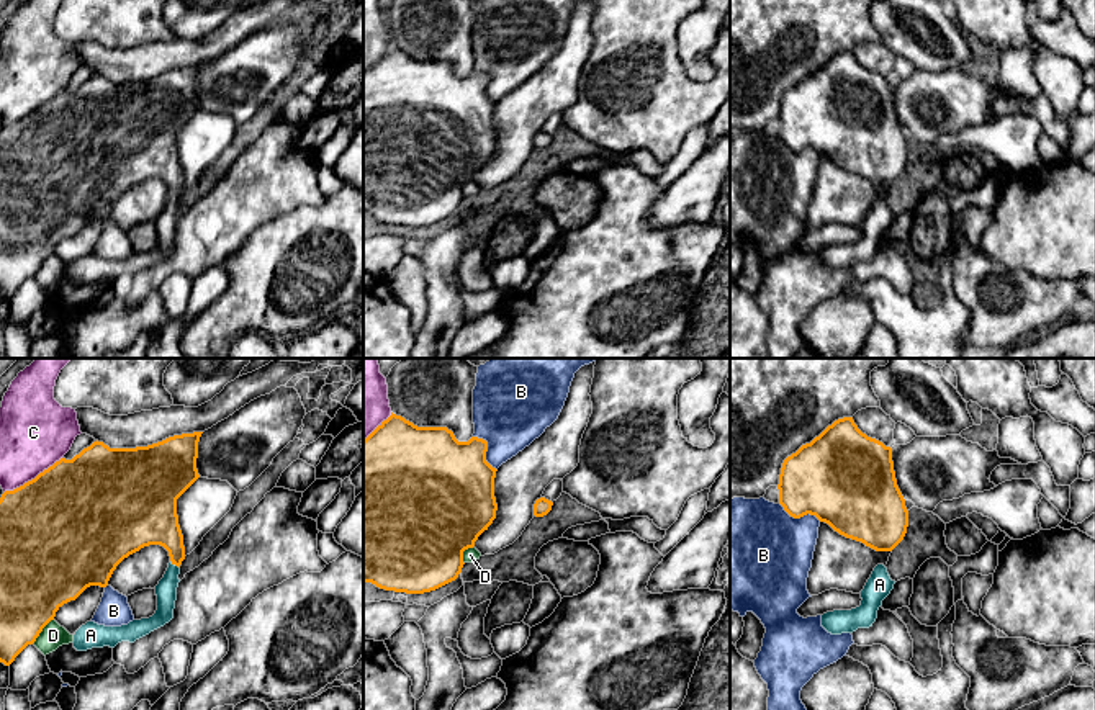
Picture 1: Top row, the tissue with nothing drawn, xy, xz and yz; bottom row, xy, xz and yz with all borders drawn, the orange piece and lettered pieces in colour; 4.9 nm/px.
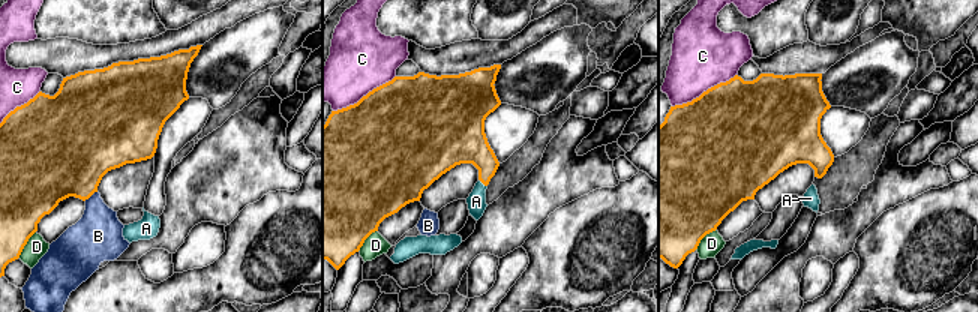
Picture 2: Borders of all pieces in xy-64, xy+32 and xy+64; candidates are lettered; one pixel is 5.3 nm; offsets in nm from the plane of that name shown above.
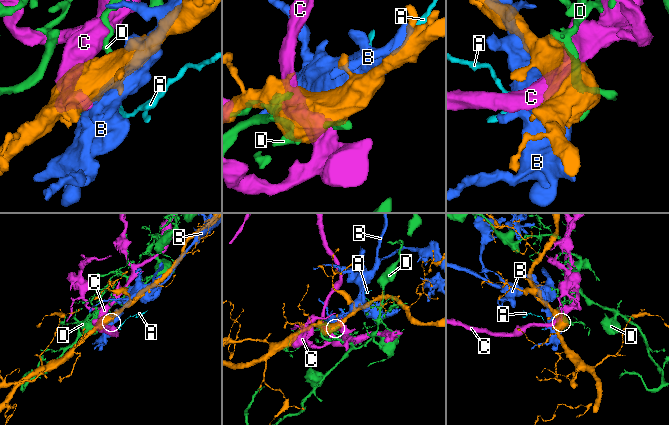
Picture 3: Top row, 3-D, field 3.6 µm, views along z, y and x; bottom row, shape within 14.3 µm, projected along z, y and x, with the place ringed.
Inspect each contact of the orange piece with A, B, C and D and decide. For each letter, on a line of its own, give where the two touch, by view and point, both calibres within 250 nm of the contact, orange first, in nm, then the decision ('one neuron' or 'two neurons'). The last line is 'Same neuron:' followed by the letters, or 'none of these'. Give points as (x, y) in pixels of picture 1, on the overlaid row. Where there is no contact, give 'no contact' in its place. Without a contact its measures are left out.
A: meets orange in xy at (175, 565); 240 nm thick on the orange side, 110 nm on the other; one neuron
B: meets orange in xz at (486, 450); 440 nm thick on the orange side, 380 nm on the other; two neurons
C: meets orange in xy at (35, 478); 500 nm thick on the orange side, 360 nm on the other; two neurons
D: meets orange in xy at (41, 630); 360 nm thick on the orange side, 120 nm on the other; two neurons
Same neuron: A

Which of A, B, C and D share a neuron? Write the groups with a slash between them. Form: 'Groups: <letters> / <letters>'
Groups: A / B / C / D

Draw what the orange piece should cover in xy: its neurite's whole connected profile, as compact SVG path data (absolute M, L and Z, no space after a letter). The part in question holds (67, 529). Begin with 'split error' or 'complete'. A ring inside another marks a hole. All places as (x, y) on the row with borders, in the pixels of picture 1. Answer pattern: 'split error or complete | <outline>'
split error | M203 432L182 434L136 448L110 448L93 442L72 460L61 458L23 486L5 491L0 497L0 663L10 666L15 658L36 641L56 612L75 600L87 587L106 587L116 566L129 555L149 545L169 551L170 563L155 586L157 610L149 618L121 627L87 622L74 635L74 648L115 648L121 641L134 643L173 618L180 564L185 559L183 535L178 525L177 499L200 478L196 470L198 442Z

